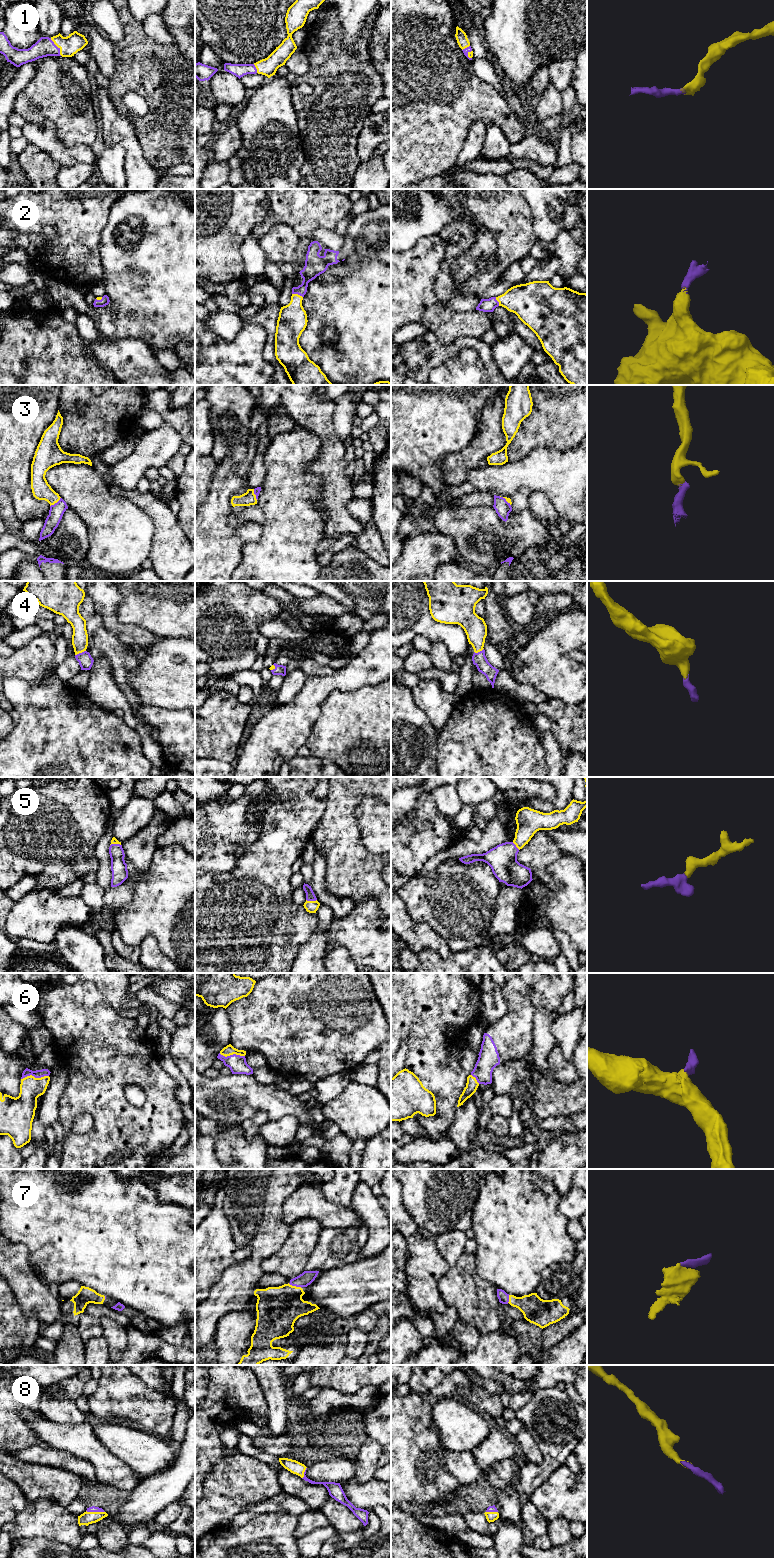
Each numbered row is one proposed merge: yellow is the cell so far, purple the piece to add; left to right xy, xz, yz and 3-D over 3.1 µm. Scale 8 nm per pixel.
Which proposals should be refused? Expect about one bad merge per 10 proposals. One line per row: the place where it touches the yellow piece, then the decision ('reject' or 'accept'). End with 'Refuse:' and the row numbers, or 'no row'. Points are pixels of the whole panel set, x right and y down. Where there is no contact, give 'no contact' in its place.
1: contact xy (57, 46); accept
2: contact xz (297, 294); accept
3: contact xy (55, 502); accept
4: contact xy (80, 652); accept
5: contact xz (311, 901); accept
6: contact xy (34, 1077); accept
7: contact xz (295, 1286); accept
8: contact xy (95, 1512); accept
Refuse: no row

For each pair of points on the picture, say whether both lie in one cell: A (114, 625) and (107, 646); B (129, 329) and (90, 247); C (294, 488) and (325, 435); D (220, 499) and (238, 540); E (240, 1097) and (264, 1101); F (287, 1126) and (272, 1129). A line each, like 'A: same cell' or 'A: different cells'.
A: different cells
B: different cells
C: different cells
D: same cell
E: same cell
F: same cell

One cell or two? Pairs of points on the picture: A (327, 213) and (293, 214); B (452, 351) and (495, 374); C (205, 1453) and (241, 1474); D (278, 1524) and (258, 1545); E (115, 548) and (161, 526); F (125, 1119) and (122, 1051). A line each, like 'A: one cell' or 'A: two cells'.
A: one cell
B: one cell
C: two cells
D: one cell
E: two cells
F: one cell

